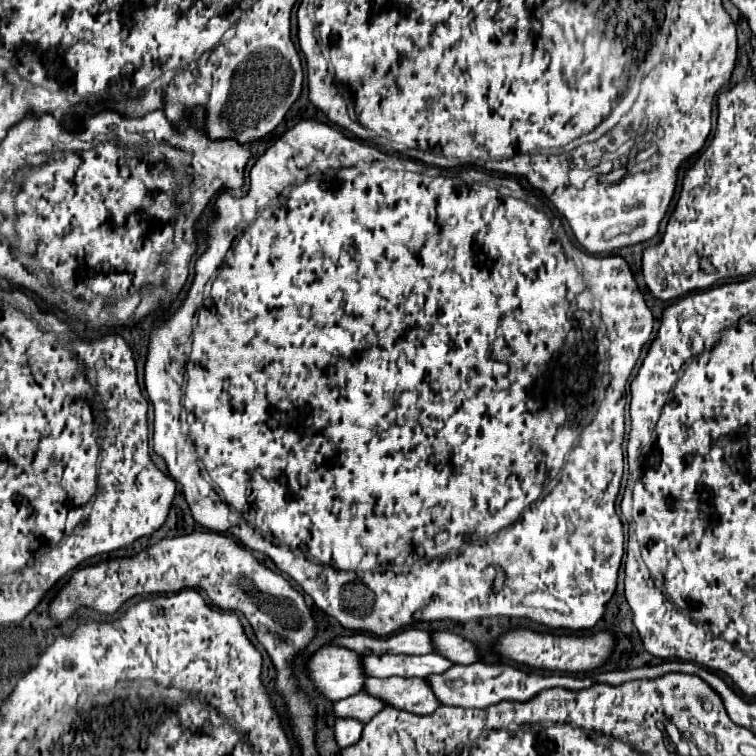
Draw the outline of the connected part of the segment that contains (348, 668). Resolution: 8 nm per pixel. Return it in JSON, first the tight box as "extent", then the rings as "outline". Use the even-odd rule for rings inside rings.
{"extent":[308,648,366,702],"outline":[[[320,648],[310,658],[308,668],[312,682],[328,700],[336,702],[354,696],[364,688],[366,672],[362,666],[362,656],[348,648]]]}

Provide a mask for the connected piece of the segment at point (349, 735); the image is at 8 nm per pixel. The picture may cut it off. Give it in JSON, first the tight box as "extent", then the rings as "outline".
{"extent":[334,718,364,748],"outline":[[[338,718],[334,732],[336,732],[336,742],[340,744],[340,748],[352,746],[360,740],[364,730],[364,722],[360,720],[352,720],[352,718]]]}

